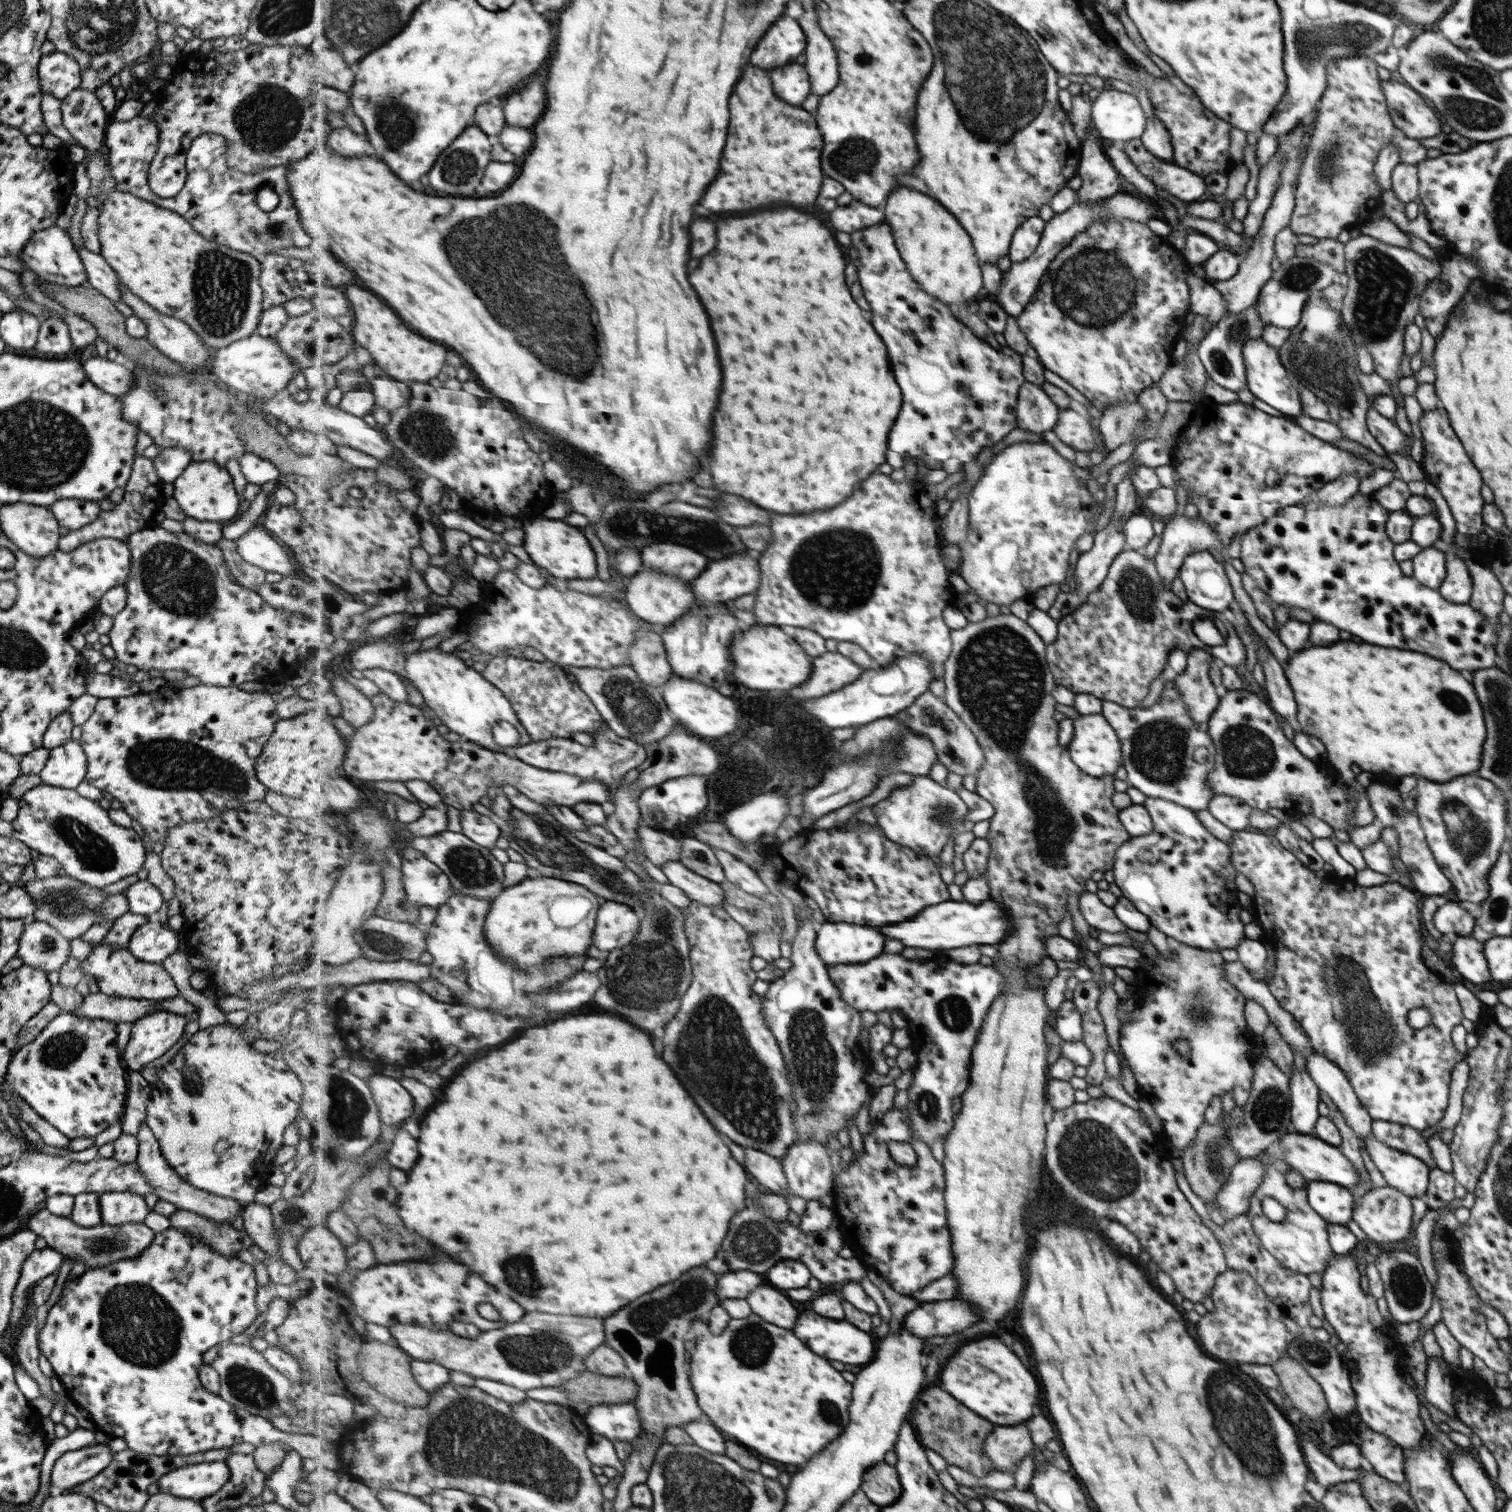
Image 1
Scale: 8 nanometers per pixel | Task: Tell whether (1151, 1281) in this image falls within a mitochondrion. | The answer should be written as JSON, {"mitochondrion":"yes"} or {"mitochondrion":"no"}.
{"mitochondrion":"no"}

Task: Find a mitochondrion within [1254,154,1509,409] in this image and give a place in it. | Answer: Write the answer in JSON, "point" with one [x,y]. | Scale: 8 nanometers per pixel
{"point":[1383,286]}

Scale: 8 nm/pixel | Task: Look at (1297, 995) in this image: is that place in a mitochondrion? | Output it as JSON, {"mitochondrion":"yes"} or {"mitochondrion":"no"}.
{"mitochondrion":"no"}

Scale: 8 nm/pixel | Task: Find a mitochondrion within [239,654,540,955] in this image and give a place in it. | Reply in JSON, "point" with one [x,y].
{"point":[472,867]}

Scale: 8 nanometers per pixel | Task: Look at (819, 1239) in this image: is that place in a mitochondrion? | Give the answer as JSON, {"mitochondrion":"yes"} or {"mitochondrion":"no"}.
{"mitochondrion":"no"}

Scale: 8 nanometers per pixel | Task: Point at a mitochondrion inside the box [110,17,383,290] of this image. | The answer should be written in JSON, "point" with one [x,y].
{"point":[269,118]}

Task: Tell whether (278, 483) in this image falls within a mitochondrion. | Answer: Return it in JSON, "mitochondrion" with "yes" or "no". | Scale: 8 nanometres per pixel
{"mitochondrion":"no"}

